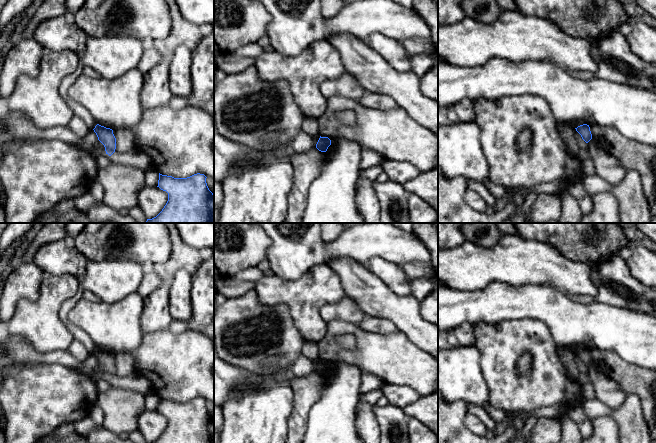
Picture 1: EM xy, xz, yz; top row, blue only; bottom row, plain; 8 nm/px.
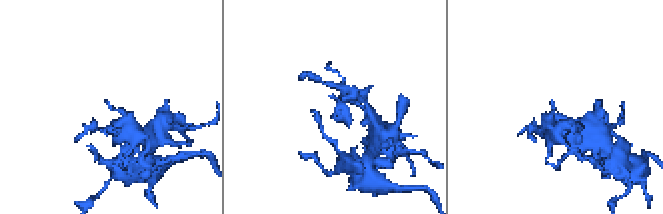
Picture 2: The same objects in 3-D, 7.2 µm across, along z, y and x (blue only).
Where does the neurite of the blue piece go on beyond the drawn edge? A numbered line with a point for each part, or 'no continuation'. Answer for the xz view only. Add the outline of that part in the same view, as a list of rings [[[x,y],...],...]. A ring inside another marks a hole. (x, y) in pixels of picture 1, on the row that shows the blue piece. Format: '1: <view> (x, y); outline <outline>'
no continuation

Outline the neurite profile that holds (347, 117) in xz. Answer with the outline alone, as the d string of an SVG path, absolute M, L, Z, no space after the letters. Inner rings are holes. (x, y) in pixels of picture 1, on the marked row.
M345 110L336 114L336 118L342 125L354 126L356 123L355 113L352 110Z

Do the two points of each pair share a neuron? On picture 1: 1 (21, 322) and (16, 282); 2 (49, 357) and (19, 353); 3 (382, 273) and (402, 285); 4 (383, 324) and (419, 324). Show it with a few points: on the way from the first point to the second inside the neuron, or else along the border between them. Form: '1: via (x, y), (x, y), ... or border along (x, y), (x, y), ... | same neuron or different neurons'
1: border along (39, 290), (35, 299), (22, 298), (10, 319) | different neurons
2: via (42, 357), (26, 354) | same neuron
3: via (387, 273), (397, 281) | same neuron
4: border along (372, 316), (389, 319), (399, 330) | different neurons

